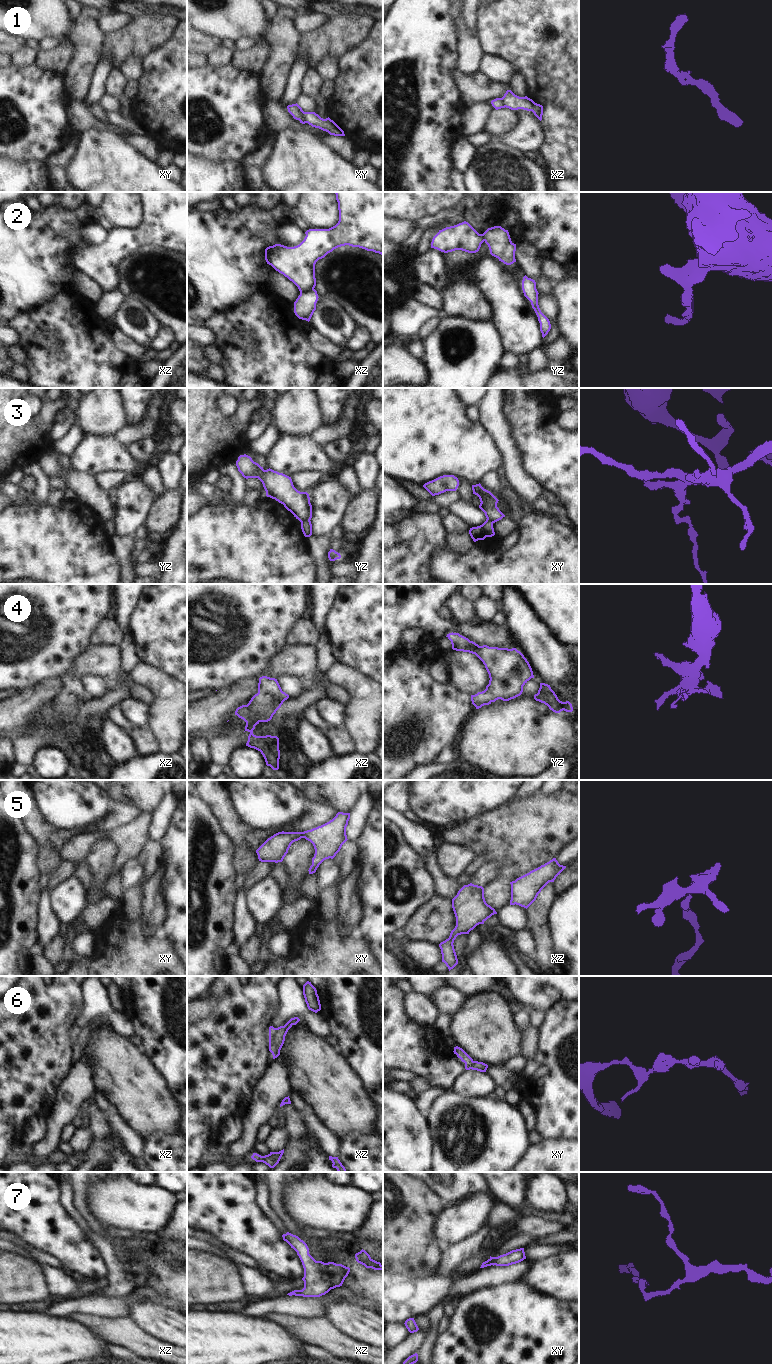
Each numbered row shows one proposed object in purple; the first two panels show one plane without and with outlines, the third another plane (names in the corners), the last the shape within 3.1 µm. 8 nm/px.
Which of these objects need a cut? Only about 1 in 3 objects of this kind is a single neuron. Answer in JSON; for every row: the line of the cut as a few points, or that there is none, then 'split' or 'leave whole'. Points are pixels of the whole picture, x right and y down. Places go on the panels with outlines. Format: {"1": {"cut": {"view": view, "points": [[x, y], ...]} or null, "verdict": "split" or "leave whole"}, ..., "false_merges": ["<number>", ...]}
{"1": {"cut": {"view": "xy", "points": [[304, 112], [307, 122]]}, "verdict": "split"}, "2": {"cut": {"view": "xz", "points": [[313, 288], [300, 293]]}, "verdict": "split"}, "3": {"cut": {"view": "yz", "points": [[309, 519], [301, 523]]}, "verdict": "split"}, "4": {"cut": null, "verdict": "leave whole"}, "5": {"cut": null, "verdict": "leave whole"}, "6": {"cut": {"view": "xz", "points": [[277, 1028], [269, 1043]]}, "verdict": "split"}, "7": {"cut": null, "verdict": "leave whole"}, "false_merges": ["1", "2", "3", "6"]}

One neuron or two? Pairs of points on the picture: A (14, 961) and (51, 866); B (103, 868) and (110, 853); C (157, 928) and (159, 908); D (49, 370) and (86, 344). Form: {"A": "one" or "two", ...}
{"A": "two", "B": "one", "C": "one", "D": "one"}

